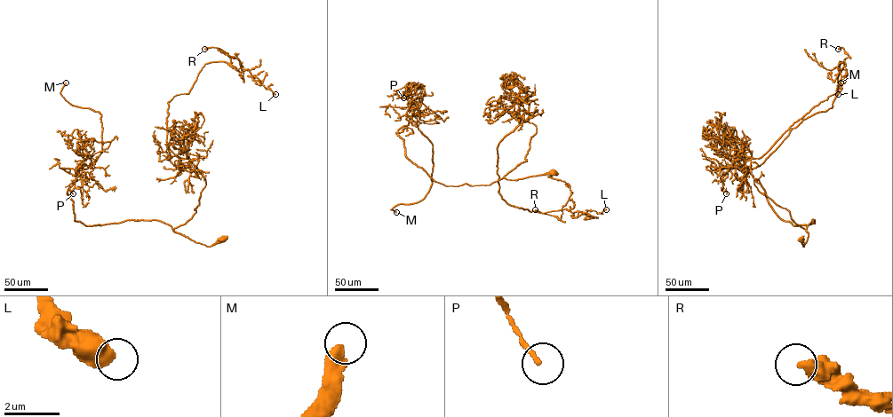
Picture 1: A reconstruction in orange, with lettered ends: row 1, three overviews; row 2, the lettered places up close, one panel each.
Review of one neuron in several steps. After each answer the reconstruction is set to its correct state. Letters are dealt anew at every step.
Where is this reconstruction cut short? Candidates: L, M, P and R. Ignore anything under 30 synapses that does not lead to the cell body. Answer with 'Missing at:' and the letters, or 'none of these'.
Missing at: M

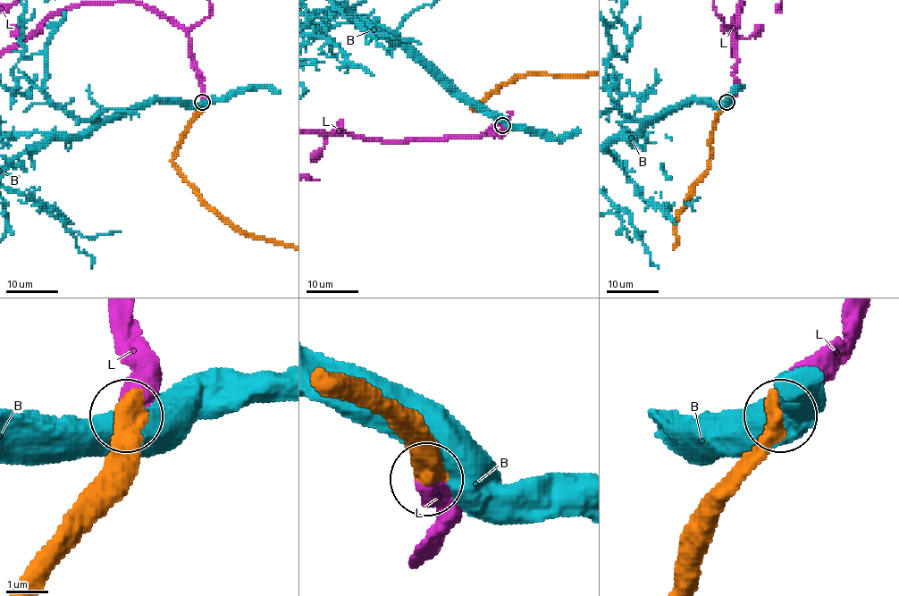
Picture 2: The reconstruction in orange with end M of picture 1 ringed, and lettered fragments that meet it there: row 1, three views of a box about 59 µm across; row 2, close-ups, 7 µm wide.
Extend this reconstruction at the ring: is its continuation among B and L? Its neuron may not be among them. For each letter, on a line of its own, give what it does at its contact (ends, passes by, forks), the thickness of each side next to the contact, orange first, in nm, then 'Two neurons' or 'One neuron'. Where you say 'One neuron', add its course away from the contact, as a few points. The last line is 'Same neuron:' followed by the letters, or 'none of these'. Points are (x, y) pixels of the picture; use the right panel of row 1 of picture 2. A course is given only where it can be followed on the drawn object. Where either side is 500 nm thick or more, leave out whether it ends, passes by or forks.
B: Thickness 600 nm (orange) against 550 nm. Two neurons
L: Thickness 550 nm (orange) against 600 nm. One neuron
Same neuron: L

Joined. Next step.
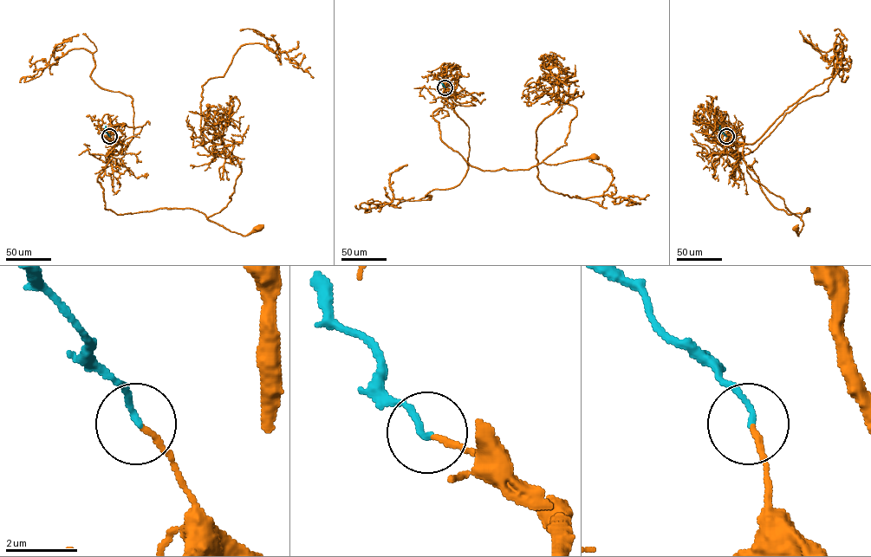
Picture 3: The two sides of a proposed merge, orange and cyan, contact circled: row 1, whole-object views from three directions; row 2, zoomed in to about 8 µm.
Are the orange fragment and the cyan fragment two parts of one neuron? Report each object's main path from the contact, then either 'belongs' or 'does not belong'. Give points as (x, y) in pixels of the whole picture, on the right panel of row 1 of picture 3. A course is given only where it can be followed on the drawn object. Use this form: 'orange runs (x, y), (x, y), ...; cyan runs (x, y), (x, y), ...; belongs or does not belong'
orange runs (726, 137), (774, 206), (789, 214), (804, 213), (809, 209), (802, 215), (803, 225), (798, 236), (796, 228); cyan runs (726, 137), (720, 126); belongs

